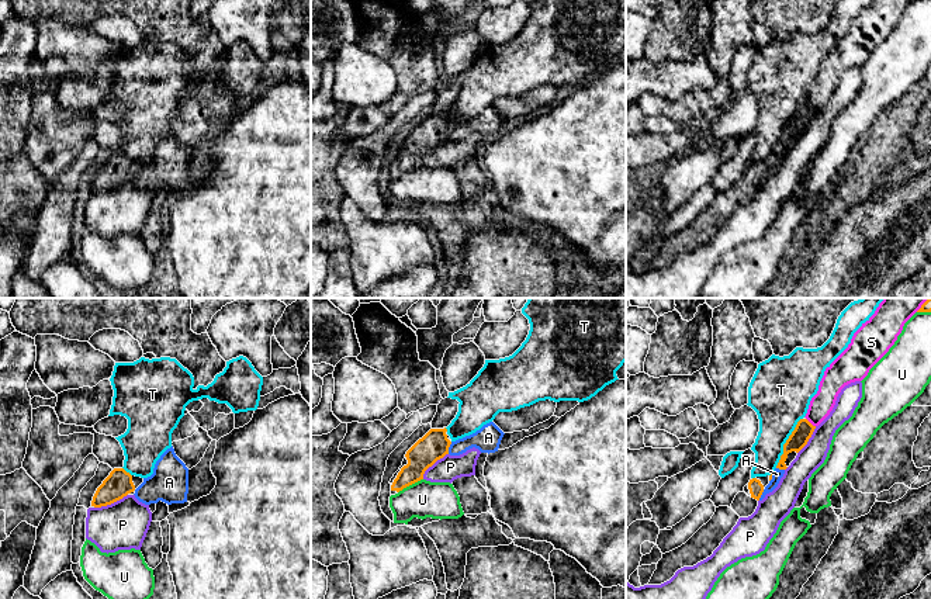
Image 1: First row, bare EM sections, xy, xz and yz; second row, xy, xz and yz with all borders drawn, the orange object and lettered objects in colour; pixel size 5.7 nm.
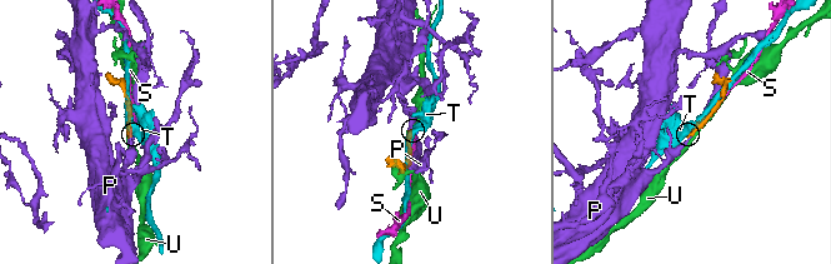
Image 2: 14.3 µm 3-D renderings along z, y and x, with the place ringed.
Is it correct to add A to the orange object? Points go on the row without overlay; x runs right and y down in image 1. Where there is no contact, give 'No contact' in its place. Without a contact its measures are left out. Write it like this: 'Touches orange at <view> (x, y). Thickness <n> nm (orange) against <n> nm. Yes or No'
Touches orange at xz (449, 131). Thickness 160 nm (orange) against 150 nm. No

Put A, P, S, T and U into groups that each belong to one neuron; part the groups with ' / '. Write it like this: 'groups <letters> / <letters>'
groups A S / P / T / U

